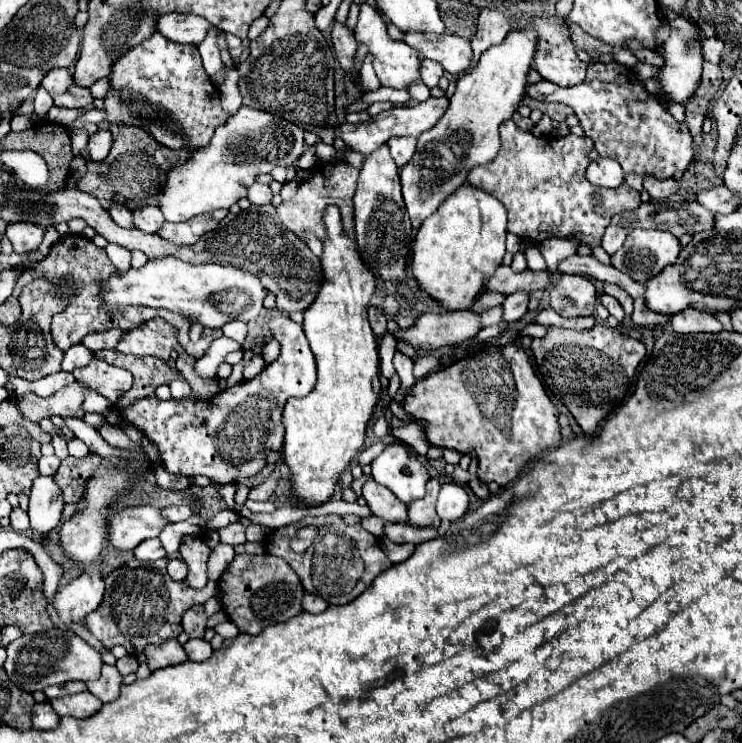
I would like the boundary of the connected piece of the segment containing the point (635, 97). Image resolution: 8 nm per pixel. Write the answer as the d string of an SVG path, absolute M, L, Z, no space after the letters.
M592 63L584 83L574 87L560 87L542 79L526 89L528 95L540 101L568 103L584 129L584 135L594 141L602 157L616 159L624 173L650 175L656 179L676 179L694 163L692 135L684 123L678 123L668 109L652 97L636 73L620 63Z

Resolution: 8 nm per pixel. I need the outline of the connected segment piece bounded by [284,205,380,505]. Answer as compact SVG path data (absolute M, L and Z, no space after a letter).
M330 205L326 209L324 223L328 229L328 239L324 241L324 257L322 257L322 267L324 267L326 279L318 291L316 301L304 311L304 333L306 333L312 353L316 357L318 383L312 389L312 393L308 393L302 399L288 399L288 403L284 407L284 427L286 427L284 463L290 467L292 497L296 497L298 501L316 503L316 505L322 505L332 497L336 483L340 481L344 469L350 465L354 455L358 455L358 451L364 443L366 423L372 415L372 409L374 409L374 405L378 401L378 393L380 393L378 347L376 347L376 337L370 329L368 315L366 315L370 297L376 287L376 279L360 261L354 239L342 235L338 207Z

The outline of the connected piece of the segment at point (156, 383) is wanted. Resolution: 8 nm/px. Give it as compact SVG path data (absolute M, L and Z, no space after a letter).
M96 351L94 357L110 363L110 365L130 369L130 373L134 375L132 389L126 395L122 395L120 401L116 403L118 409L130 405L134 399L150 397L150 395L154 395L156 387L168 385L170 381L182 377L176 371L172 371L166 361L156 359L156 357L134 357L134 355L122 355L118 351Z

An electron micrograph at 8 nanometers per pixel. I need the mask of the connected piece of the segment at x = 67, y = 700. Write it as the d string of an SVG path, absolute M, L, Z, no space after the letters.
M84 691L84 693L76 693L76 695L66 695L66 697L54 699L54 701L50 701L50 705L54 707L54 711L60 717L70 715L70 717L84 719L84 717L92 717L96 711L100 711L102 701L96 699L90 691Z

